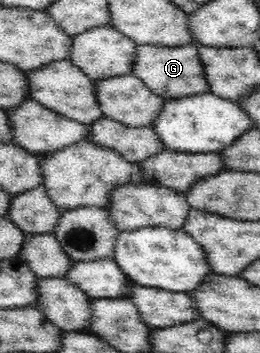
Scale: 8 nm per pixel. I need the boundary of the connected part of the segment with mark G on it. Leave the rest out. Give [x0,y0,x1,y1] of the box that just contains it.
[131,44,209,100]

